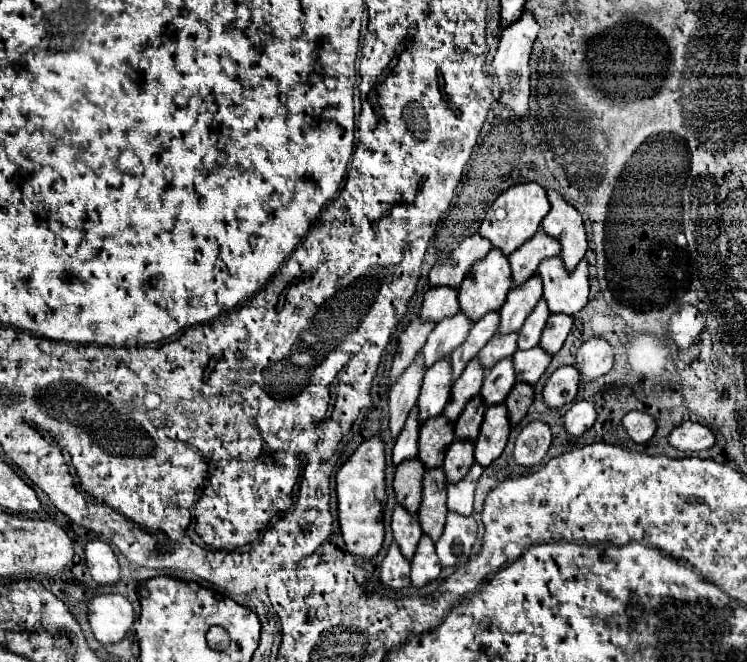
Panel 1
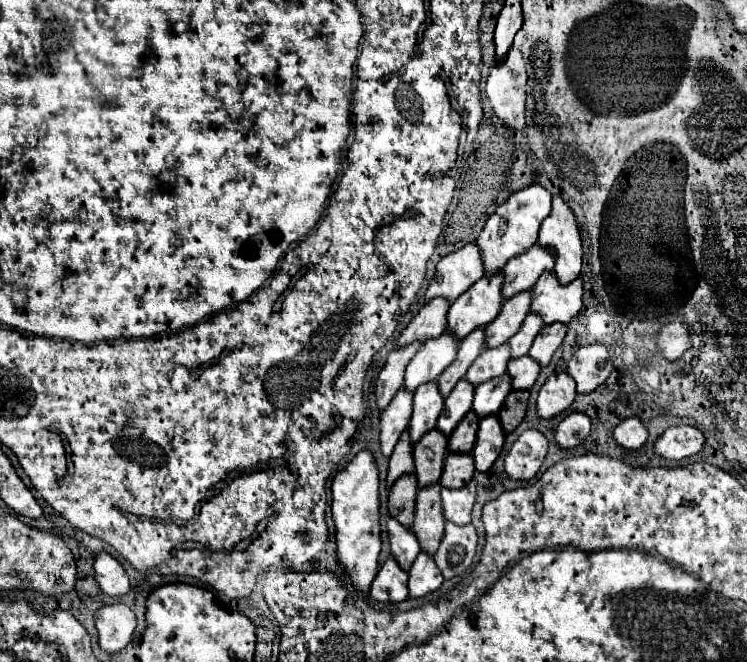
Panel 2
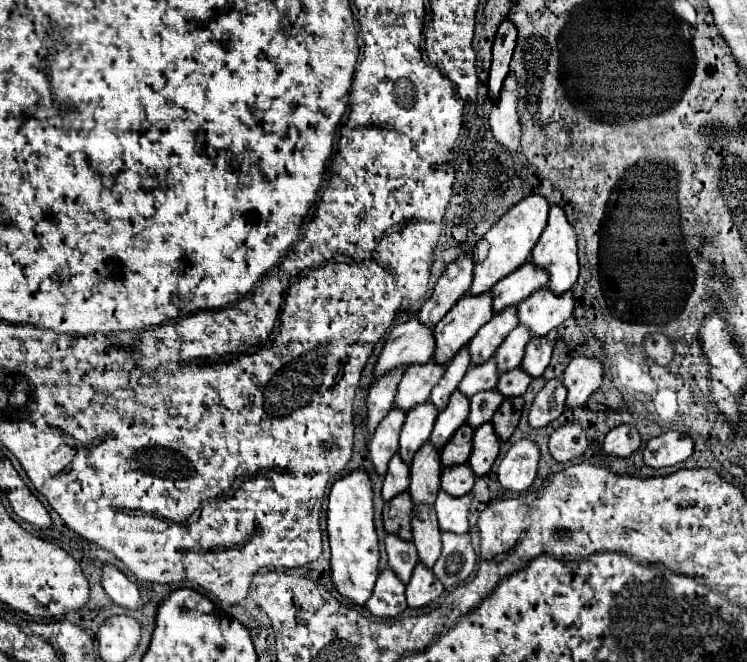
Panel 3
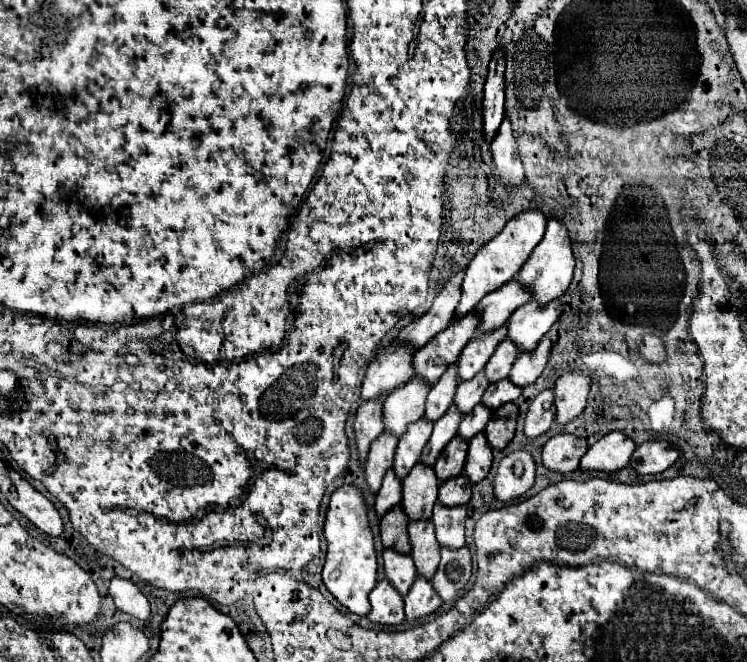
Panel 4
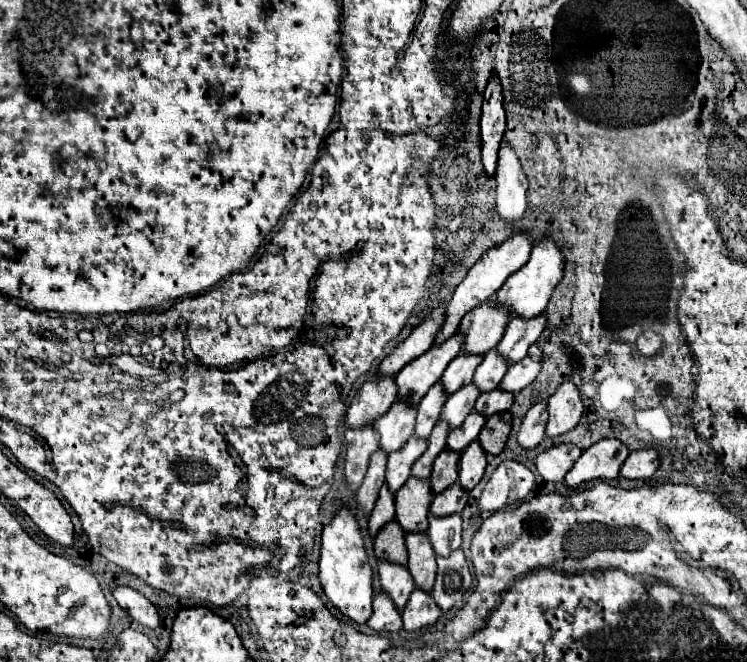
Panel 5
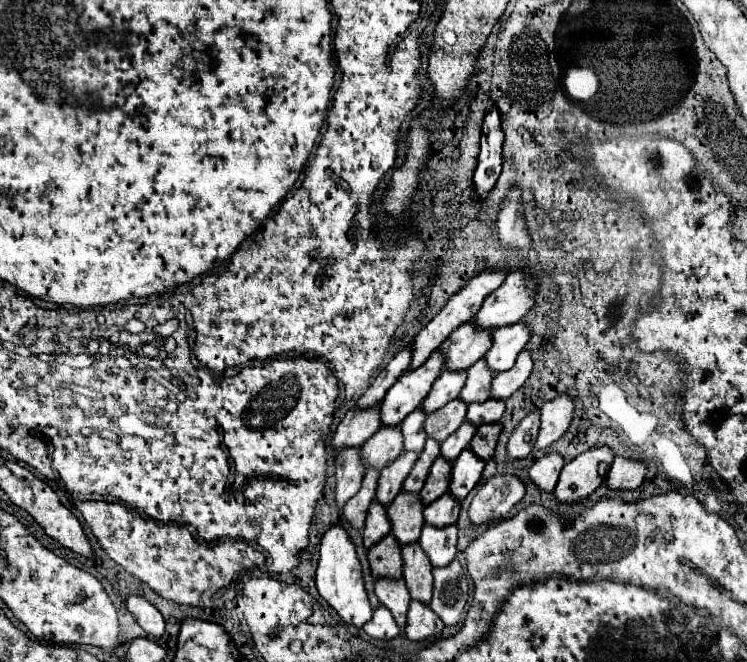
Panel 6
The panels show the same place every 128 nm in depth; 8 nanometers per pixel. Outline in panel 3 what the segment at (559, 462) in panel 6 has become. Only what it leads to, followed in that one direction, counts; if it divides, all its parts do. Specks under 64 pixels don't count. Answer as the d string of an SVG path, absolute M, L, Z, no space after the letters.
M566 424L552 432L548 450L556 462L566 464L570 460L580 458L588 450L588 438L586 438L584 430L578 428L576 424Z

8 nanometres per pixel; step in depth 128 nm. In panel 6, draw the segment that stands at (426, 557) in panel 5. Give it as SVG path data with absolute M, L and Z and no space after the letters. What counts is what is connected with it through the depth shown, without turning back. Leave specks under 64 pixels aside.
M408 544L402 548L402 560L404 560L404 582L412 600L430 604L432 564L424 556L424 550L418 544Z

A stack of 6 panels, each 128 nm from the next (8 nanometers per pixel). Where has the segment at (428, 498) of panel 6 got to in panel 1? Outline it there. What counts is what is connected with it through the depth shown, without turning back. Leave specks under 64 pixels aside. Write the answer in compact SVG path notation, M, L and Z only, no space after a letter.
M480 396L472 398L468 402L468 406L464 408L464 412L460 414L460 418L454 424L454 434L458 440L476 440L482 418L484 418L484 402L480 400Z

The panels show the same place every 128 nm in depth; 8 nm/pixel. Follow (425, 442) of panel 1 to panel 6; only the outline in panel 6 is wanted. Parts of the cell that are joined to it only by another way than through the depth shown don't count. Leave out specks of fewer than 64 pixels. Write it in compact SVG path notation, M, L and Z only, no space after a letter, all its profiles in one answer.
M400 492L396 500L388 506L392 534L396 536L400 546L418 542L420 530L424 526L422 510L424 506L420 504L420 496L410 496L406 492Z

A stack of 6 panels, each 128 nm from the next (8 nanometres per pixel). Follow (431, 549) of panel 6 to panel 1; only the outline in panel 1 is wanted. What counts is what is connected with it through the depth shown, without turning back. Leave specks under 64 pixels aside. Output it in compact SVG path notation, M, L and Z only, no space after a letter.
M474 464L464 480L458 484L448 484L448 510L456 512L460 516L472 514L472 502L474 502L474 488L482 474L482 468Z

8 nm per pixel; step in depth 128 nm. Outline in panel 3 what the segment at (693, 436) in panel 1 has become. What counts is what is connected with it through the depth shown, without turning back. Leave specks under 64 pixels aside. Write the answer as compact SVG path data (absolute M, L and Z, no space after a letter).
M666 432L652 438L644 448L644 464L650 468L666 468L684 462L692 454L692 438L682 432Z

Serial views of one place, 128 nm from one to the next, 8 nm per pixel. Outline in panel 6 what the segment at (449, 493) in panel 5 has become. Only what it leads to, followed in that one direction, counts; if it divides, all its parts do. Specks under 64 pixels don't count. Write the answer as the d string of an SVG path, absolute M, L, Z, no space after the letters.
M444 494L436 502L424 508L424 520L434 528L446 528L448 524L456 524L458 512L460 512L460 502Z

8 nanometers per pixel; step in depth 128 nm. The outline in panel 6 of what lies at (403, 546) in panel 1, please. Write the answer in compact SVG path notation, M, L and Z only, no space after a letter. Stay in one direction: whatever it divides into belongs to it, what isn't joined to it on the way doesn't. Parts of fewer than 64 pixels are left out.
M380 578L376 582L376 588L374 588L378 600L382 606L386 606L396 624L400 626L402 634L404 634L404 628L406 628L406 614L408 614L408 606L410 606L410 596L408 596L408 590L406 590L406 584L402 580L388 580L388 578Z

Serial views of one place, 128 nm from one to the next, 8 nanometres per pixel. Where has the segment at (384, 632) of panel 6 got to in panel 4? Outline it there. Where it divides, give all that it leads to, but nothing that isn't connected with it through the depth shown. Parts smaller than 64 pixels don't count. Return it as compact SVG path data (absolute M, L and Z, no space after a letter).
M380 580L376 588L370 592L372 610L368 620L382 626L398 626L404 620L404 602L402 596L388 584L388 580Z

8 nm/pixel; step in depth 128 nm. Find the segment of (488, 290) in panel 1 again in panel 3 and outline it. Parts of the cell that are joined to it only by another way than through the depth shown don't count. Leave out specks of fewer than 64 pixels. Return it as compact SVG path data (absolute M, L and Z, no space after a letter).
M470 292L464 294L452 310L434 326L434 362L446 364L452 356L464 348L476 332L494 316L492 312L492 296L484 292L480 296L472 296Z

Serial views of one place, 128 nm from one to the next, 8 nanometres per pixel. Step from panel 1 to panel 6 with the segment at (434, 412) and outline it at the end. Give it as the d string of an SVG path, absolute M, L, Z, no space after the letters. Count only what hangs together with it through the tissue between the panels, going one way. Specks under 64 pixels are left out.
M404 452L400 454L388 468L384 468L384 472L380 472L378 478L378 490L376 490L376 500L382 506L388 506L402 490L402 482L404 478L410 474L414 462L416 462L416 454L414 452Z

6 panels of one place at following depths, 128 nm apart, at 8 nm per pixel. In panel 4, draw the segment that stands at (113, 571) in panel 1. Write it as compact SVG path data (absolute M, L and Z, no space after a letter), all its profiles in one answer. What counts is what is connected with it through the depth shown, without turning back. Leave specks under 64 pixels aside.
M112 578L110 580L110 596L114 598L114 604L118 606L118 610L138 618L138 620L150 620L152 612L150 612L150 604L146 600L146 596L138 590L136 584L132 584L130 580L122 580L122 578Z

